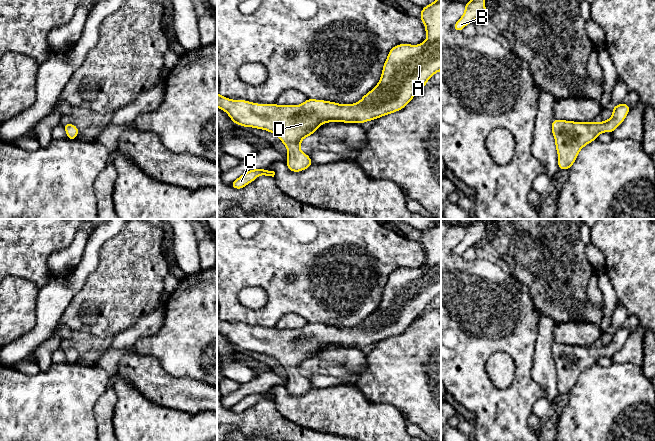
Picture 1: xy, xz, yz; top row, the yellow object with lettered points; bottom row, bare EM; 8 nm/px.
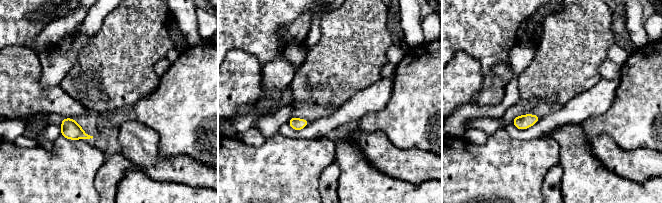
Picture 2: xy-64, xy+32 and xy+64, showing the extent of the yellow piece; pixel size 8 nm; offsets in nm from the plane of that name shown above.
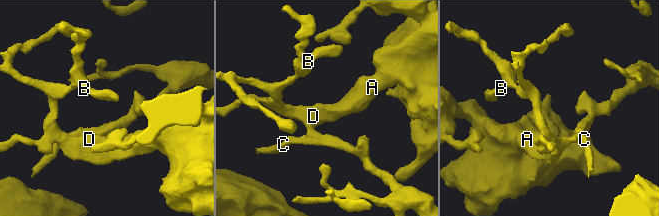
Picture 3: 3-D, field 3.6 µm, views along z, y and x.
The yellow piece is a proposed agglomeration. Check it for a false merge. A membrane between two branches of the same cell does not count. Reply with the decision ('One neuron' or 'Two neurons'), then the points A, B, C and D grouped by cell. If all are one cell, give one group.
One neuron. Groups: A B C D

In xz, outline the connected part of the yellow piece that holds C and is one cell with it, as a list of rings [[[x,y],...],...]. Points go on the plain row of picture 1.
[[[253,393],[253,394],[247,395],[243,399],[241,399],[234,406],[232,406],[230,408],[230,410],[233,411],[234,413],[242,413],[246,409],[248,409],[252,405],[254,405],[260,399],[274,401],[275,396],[274,395],[269,395],[268,393]]]

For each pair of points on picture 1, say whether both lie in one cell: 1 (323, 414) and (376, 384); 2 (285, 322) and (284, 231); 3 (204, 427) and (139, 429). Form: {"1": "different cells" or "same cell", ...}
{"1": "different cells", "2": "different cells", "3": "same cell"}

